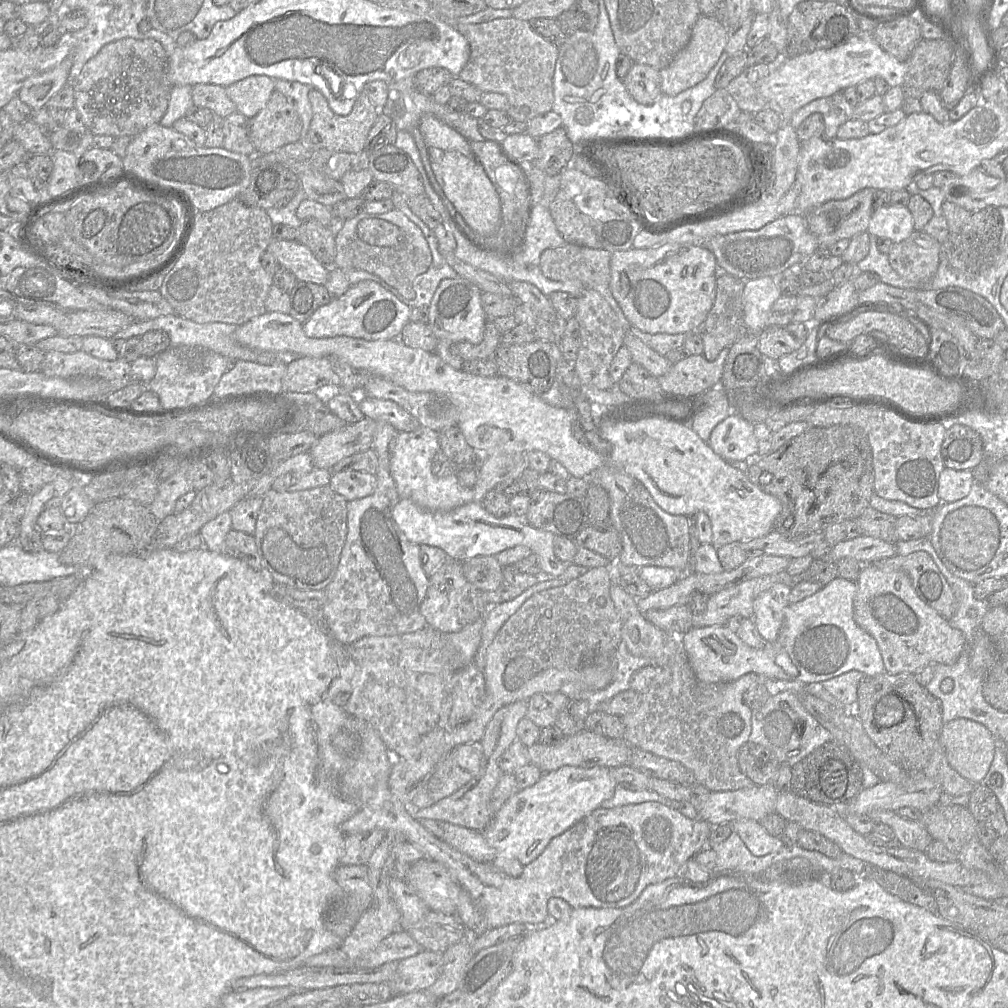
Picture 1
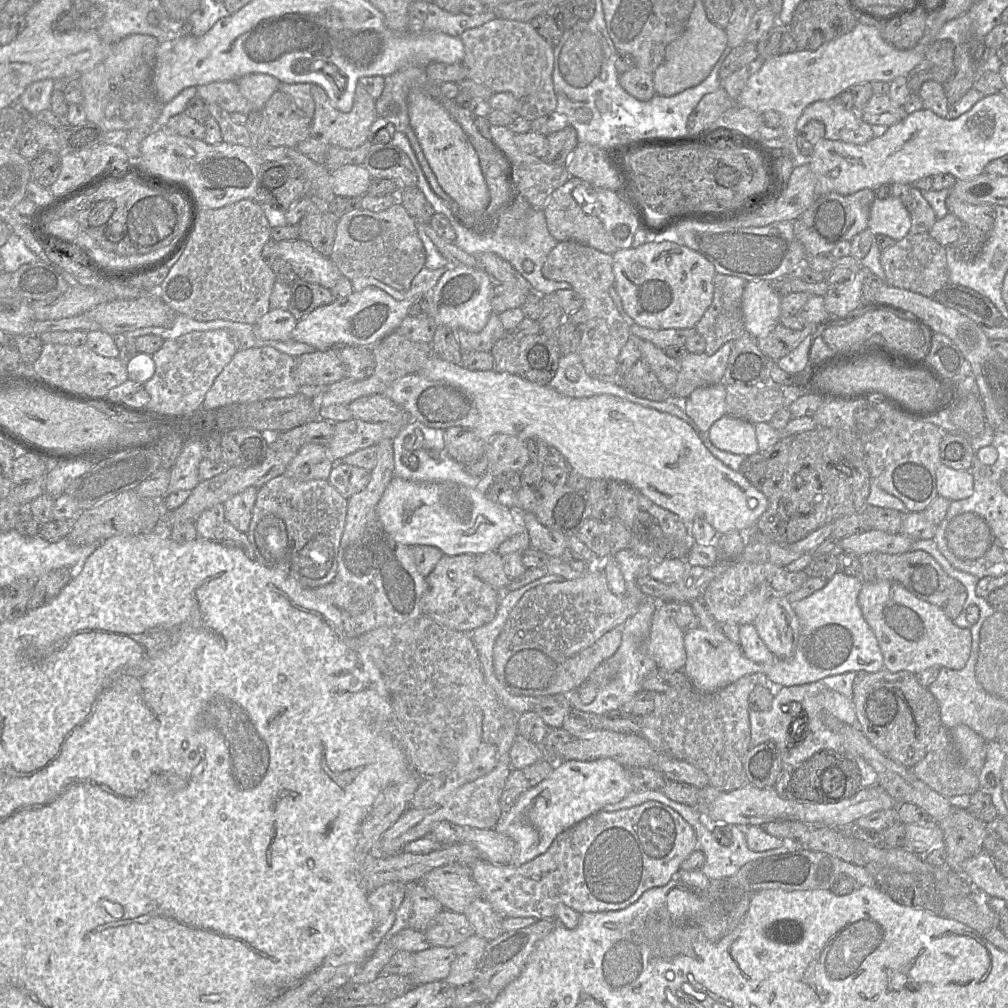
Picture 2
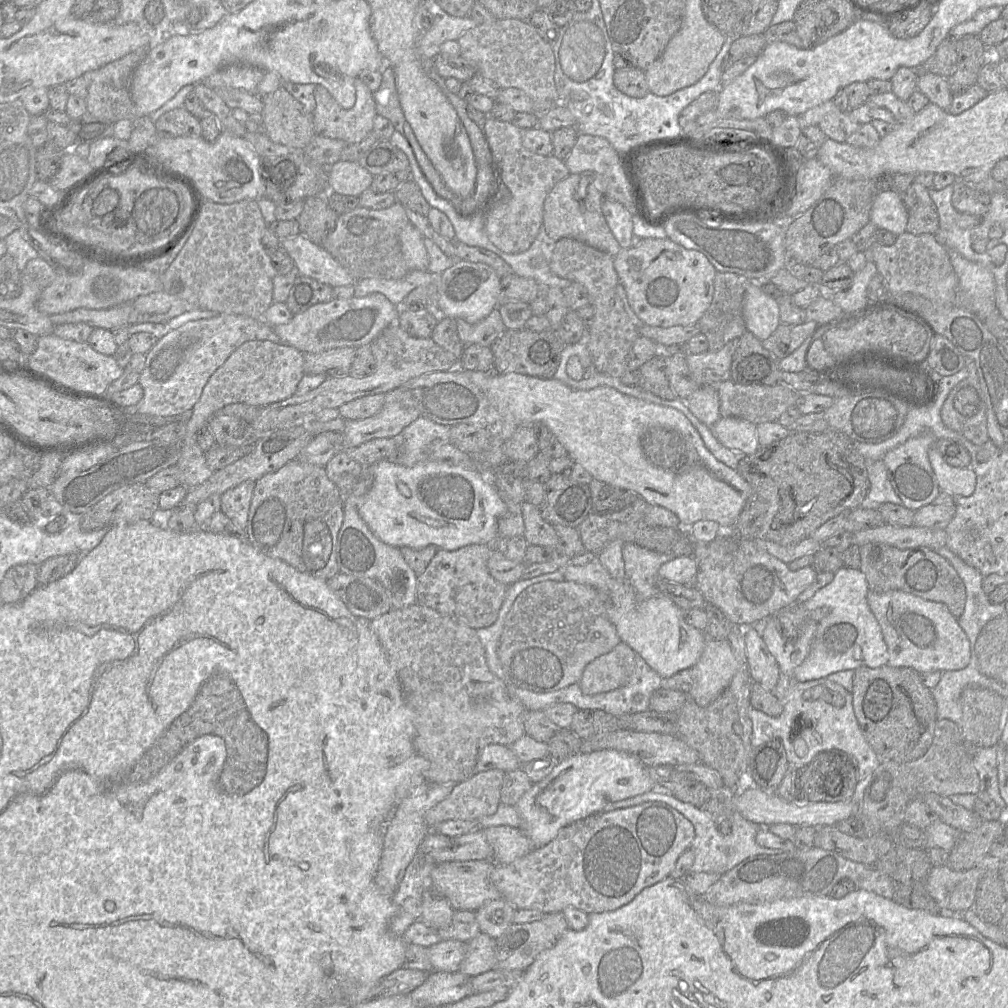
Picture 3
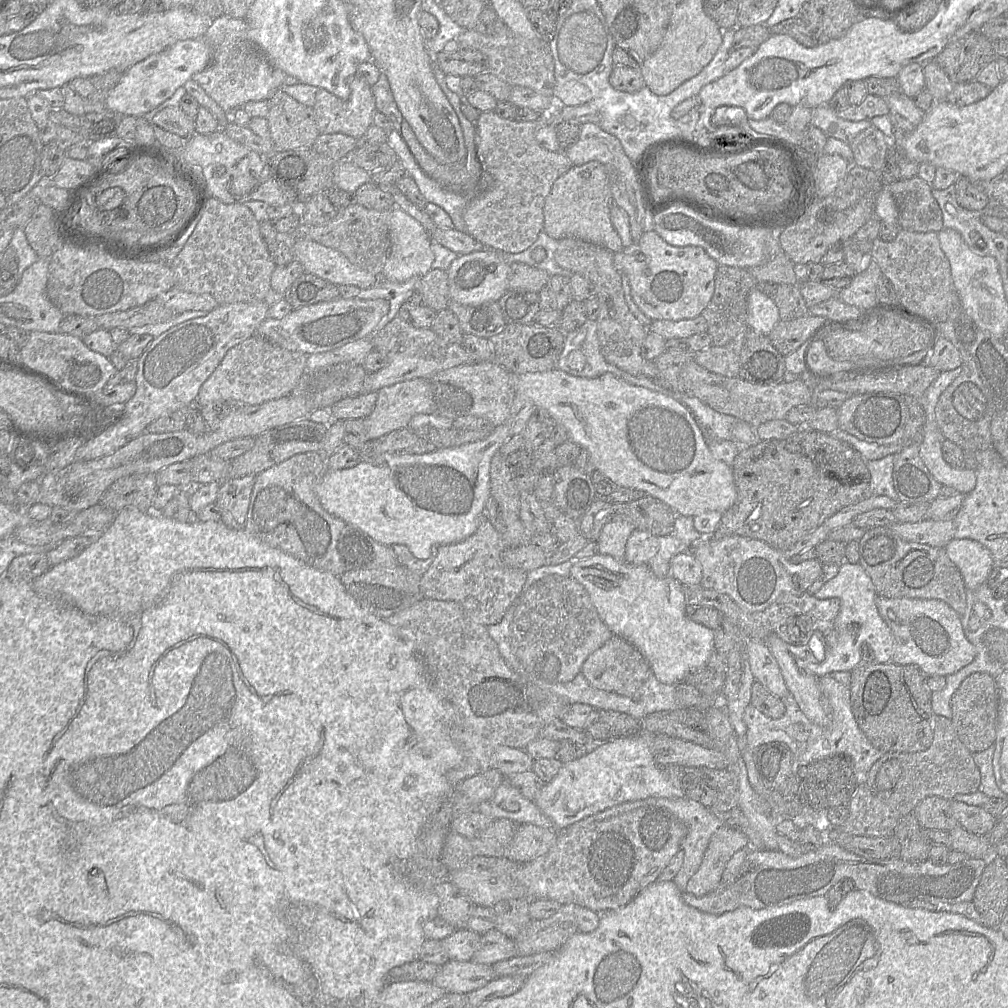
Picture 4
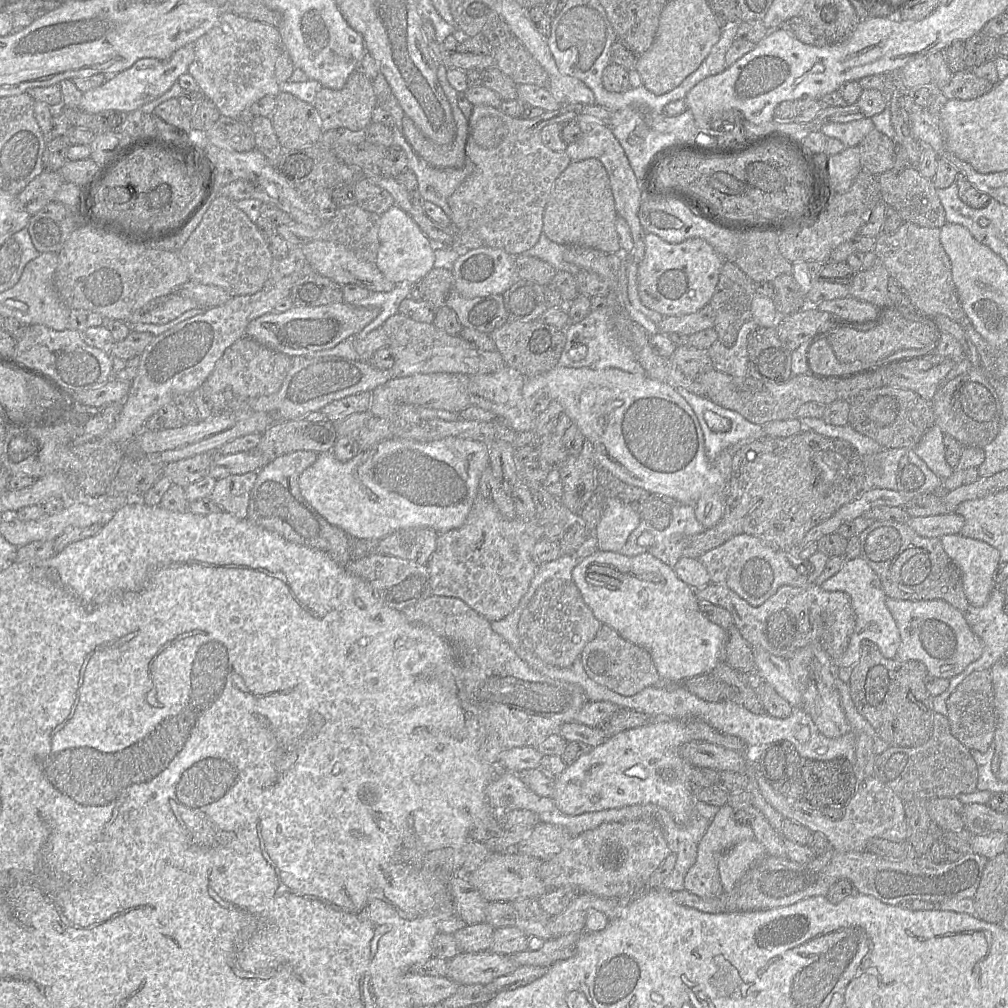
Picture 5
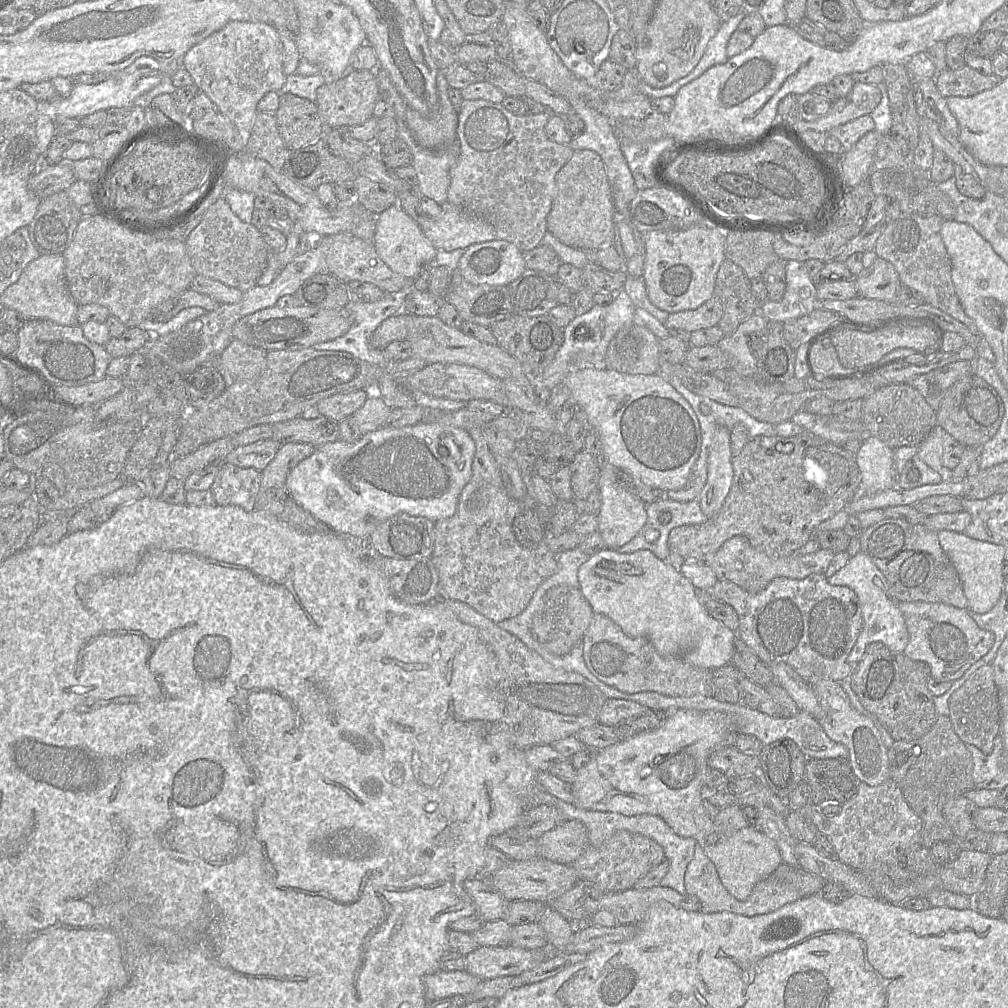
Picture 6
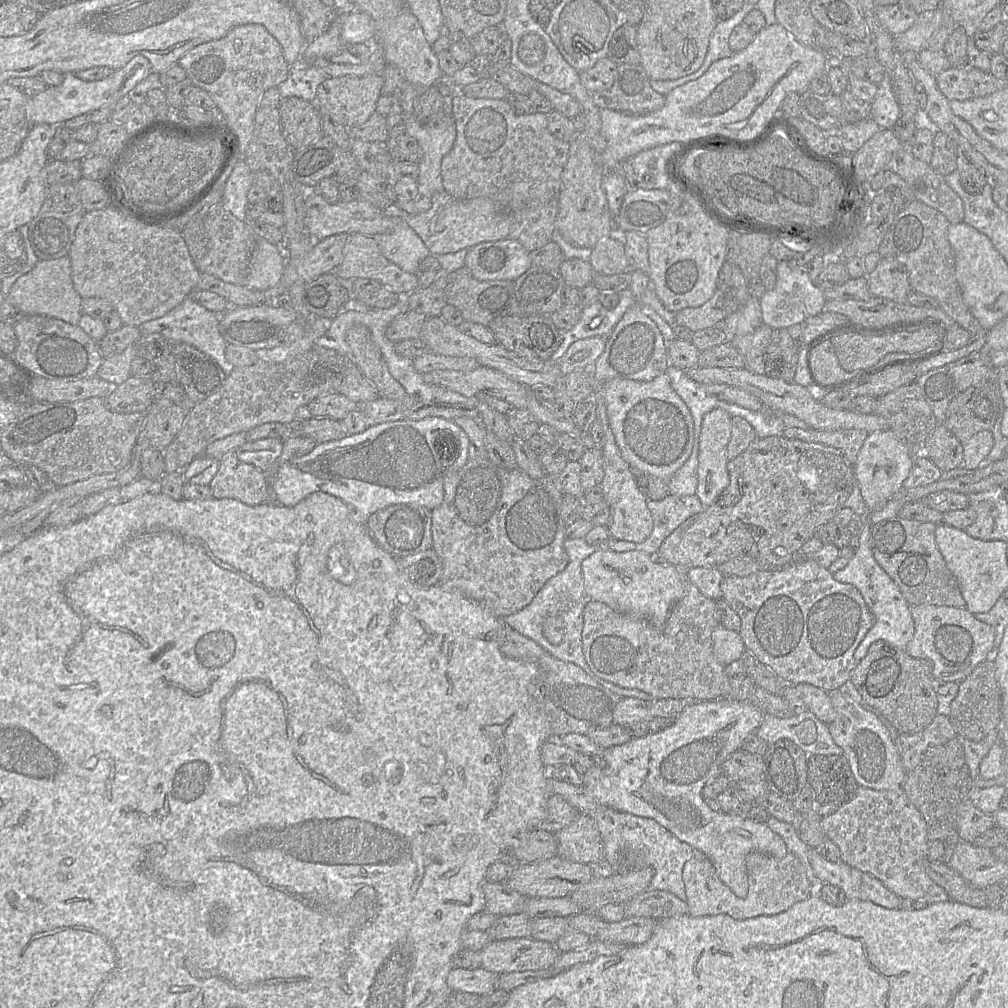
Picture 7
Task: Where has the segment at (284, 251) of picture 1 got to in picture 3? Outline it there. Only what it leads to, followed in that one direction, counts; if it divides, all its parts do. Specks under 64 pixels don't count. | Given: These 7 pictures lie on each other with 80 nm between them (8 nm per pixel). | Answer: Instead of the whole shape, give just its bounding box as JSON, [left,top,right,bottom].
[280,233,357,288]

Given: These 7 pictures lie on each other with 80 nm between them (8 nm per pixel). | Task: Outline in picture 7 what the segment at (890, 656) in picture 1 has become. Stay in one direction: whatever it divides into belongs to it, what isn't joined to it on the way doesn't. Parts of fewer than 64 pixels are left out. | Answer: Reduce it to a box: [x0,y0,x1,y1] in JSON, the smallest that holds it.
[906,606,995,683]

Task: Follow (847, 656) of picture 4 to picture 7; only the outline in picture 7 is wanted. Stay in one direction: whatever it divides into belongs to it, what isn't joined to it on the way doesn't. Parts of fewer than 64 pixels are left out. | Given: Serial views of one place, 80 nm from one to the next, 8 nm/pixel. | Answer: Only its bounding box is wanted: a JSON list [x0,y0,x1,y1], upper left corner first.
[833,521,915,662]

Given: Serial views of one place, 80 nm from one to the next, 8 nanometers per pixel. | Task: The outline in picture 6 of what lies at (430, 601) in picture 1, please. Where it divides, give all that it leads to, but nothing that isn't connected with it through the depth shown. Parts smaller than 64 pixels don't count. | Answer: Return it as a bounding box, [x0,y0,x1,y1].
[431,477,557,623]

